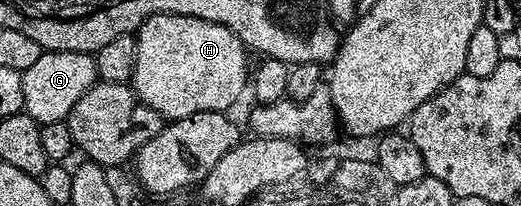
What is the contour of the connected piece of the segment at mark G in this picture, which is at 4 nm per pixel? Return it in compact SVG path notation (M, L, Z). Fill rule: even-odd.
M44 52L29 69L22 71L25 82L25 111L41 126L66 120L77 98L97 83L95 57L90 52Z

